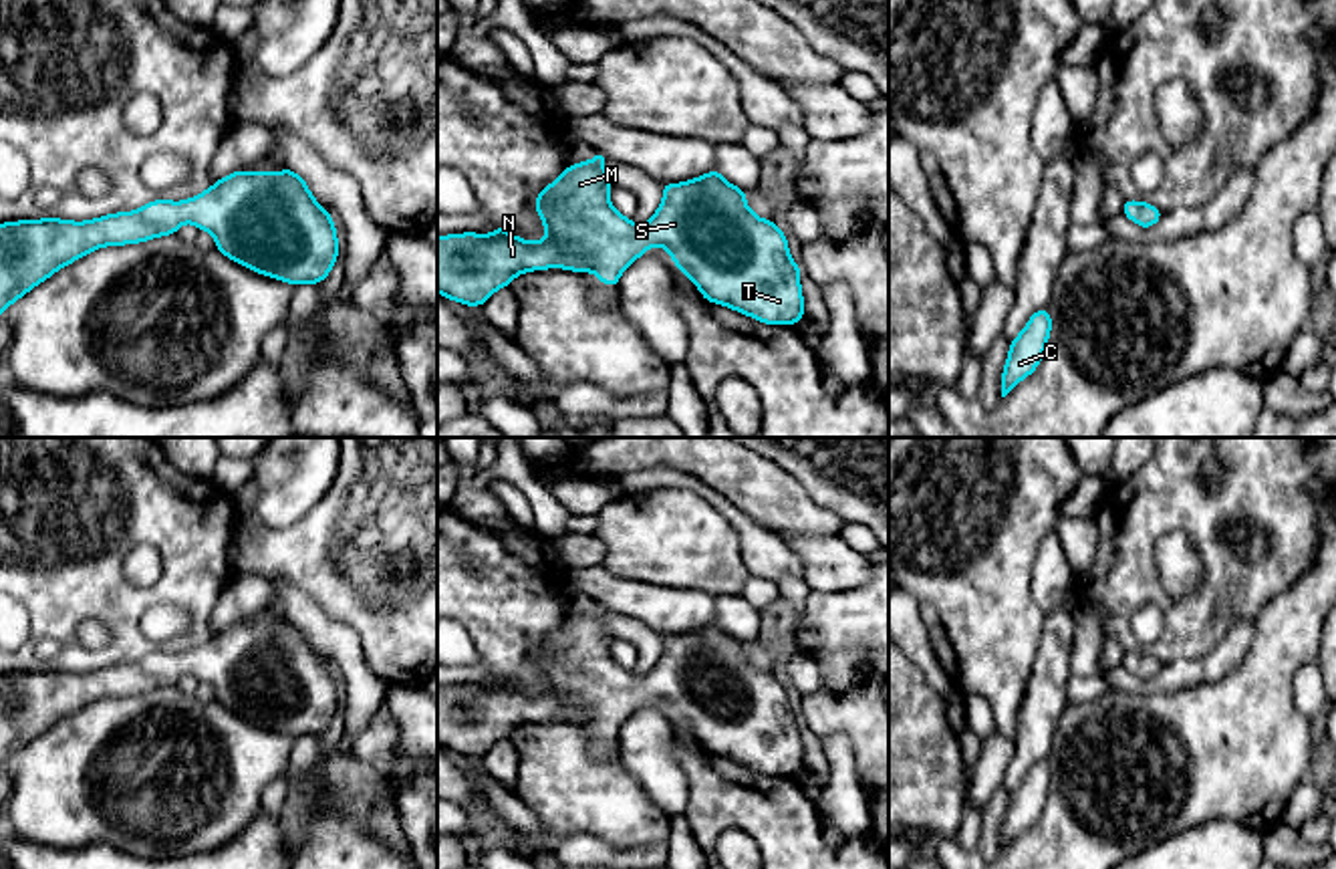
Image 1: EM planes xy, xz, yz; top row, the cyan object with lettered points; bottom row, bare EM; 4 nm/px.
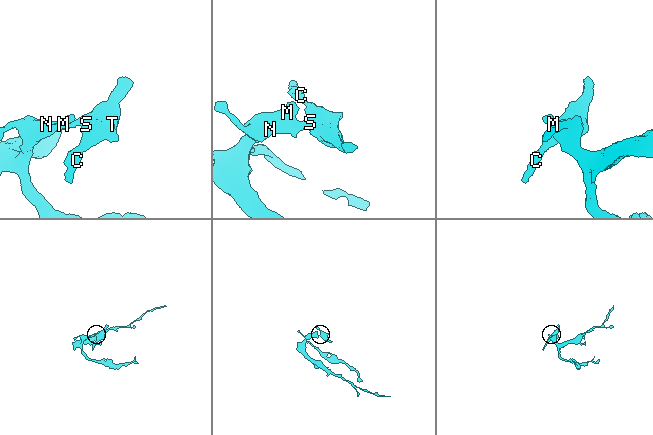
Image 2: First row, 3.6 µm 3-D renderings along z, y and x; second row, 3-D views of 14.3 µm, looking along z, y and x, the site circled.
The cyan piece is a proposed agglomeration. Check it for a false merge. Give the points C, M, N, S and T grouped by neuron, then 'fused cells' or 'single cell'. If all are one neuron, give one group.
C M N S T; single cell

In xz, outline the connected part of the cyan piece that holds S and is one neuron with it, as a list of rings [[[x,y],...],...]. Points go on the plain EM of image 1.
[[[596,601],[594,611],[568,617],[540,643],[534,659],[548,681],[540,694],[512,688],[506,677],[498,677],[490,688],[465,684],[437,690],[437,744],[467,758],[482,758],[518,726],[544,720],[594,724],[603,736],[619,738],[625,720],[653,696],[669,704],[709,754],[766,776],[790,778],[804,770],[800,718],[790,710],[786,686],[776,673],[758,669],[746,657],[740,637],[727,635],[715,619],[683,635],[663,635],[661,657],[637,679],[611,655],[613,635],[603,619],[607,611],[607,605]]]

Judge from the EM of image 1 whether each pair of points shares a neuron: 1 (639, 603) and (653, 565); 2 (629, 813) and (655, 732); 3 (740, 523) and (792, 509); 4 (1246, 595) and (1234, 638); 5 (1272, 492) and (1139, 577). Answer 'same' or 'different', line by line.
1: different
2: different
3: different
4: different
5: same

